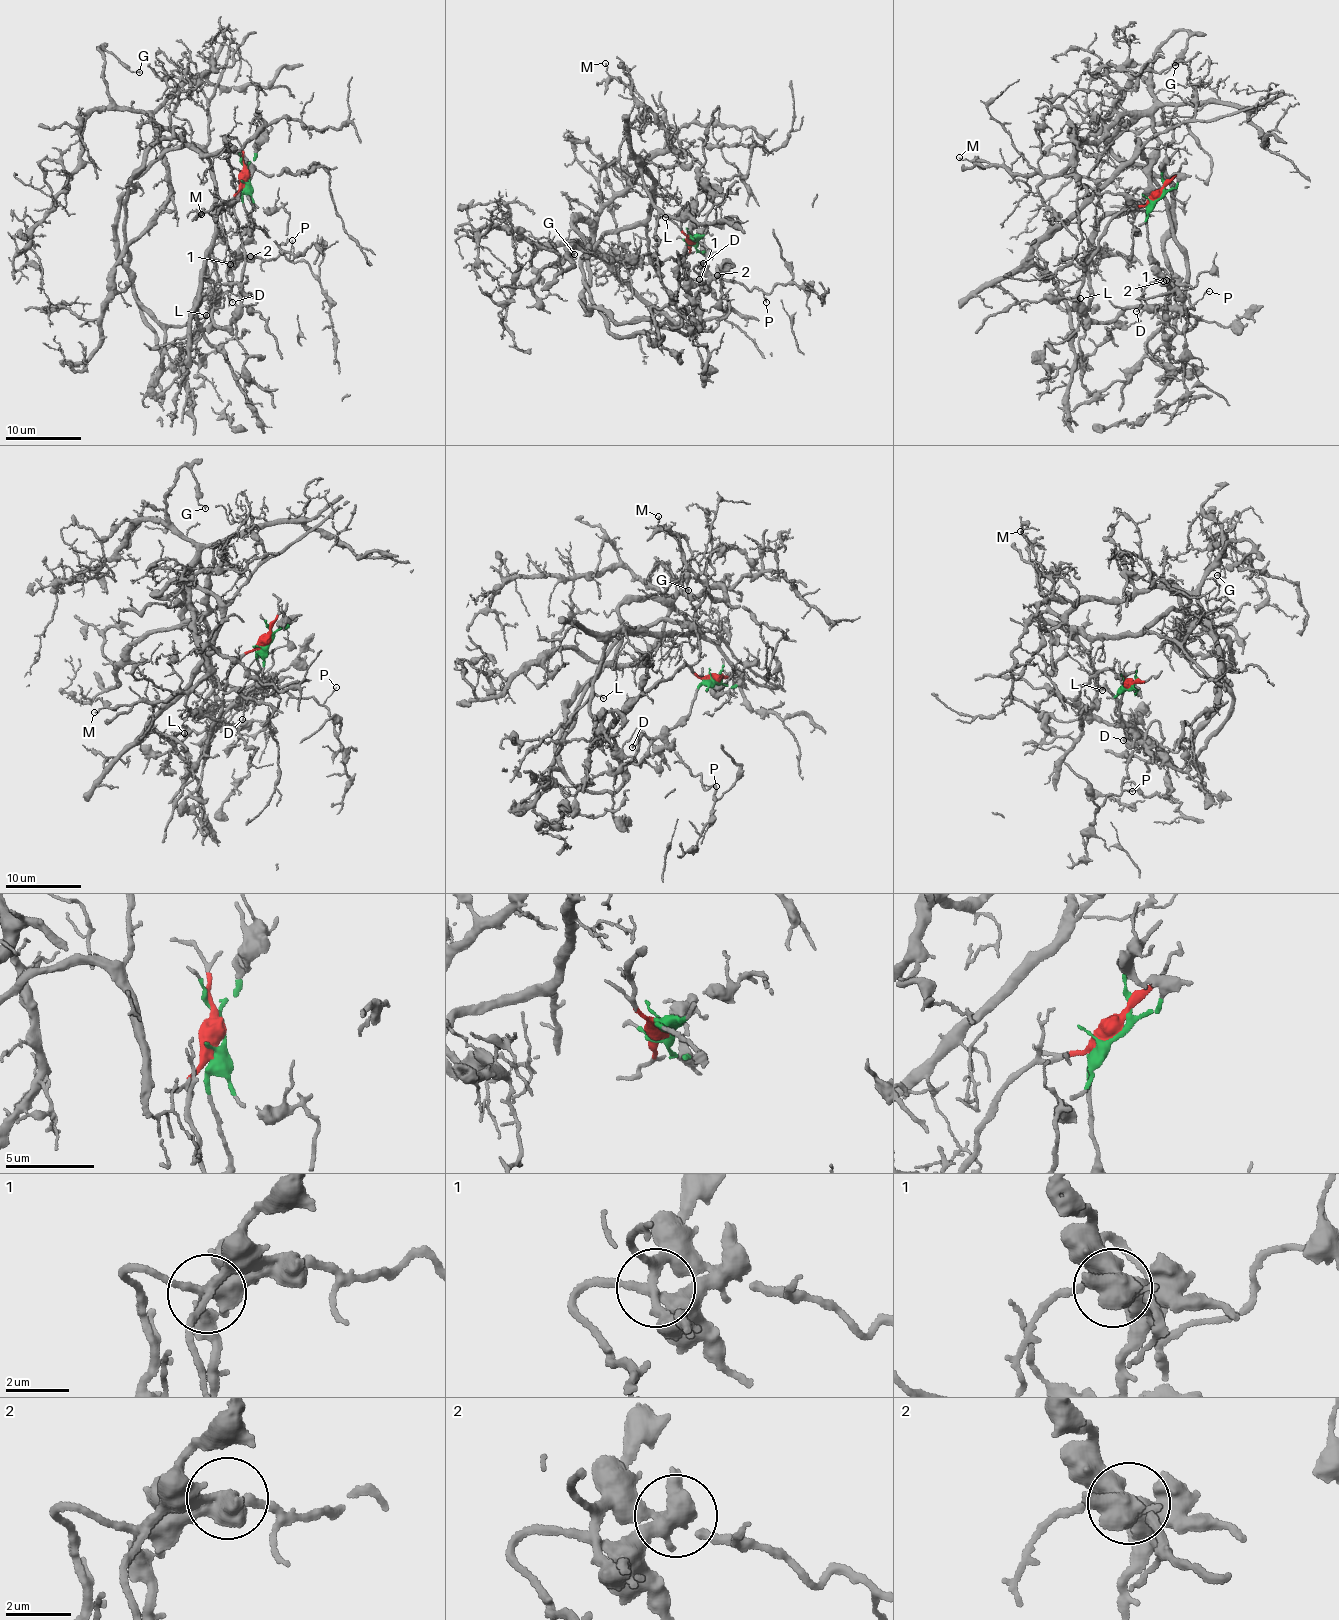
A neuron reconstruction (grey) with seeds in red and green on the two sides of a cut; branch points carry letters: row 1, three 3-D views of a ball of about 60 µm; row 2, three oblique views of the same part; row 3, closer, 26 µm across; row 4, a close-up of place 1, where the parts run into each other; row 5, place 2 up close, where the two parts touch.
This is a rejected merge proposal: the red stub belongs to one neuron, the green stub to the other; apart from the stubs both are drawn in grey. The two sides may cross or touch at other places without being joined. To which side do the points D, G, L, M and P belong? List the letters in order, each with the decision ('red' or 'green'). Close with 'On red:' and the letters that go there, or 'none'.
D: green
G: red
L: green
M: red
P: green
On red: G, M

